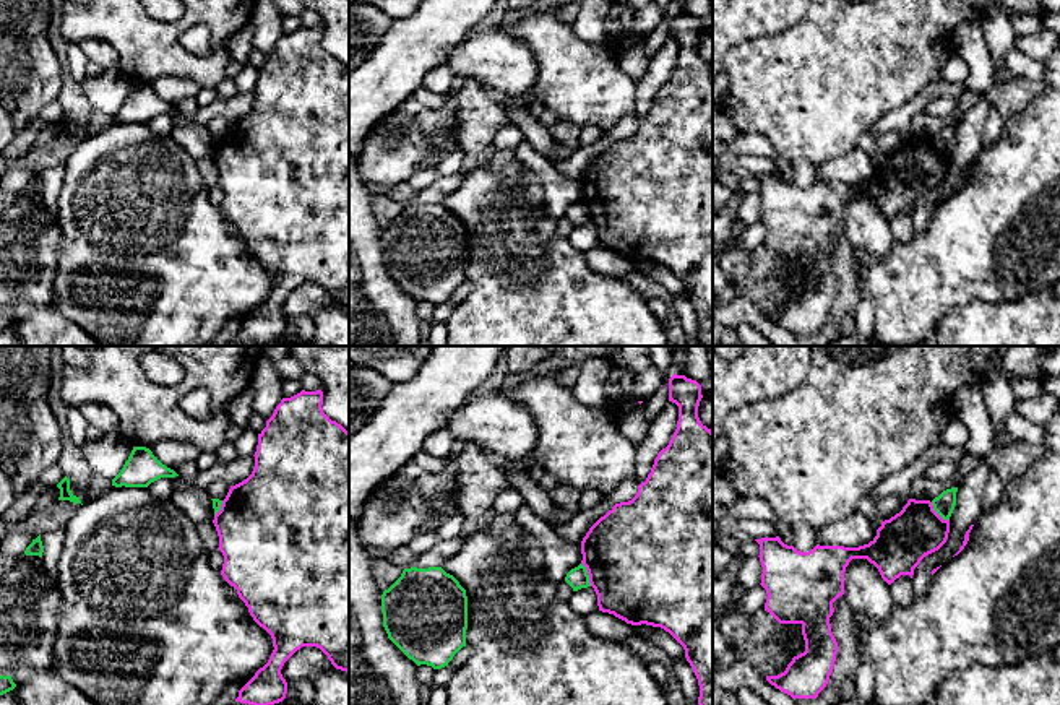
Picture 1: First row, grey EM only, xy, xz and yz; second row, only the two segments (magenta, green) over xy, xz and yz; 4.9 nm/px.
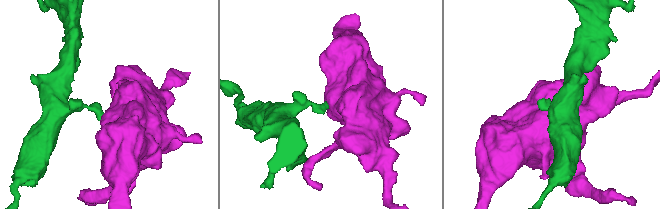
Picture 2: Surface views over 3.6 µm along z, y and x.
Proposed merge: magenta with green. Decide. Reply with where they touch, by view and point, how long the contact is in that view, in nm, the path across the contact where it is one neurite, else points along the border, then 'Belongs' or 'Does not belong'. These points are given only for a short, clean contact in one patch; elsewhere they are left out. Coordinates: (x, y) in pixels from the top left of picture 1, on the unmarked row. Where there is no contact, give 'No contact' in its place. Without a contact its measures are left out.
Touches magenta at xz (588, 210). Shared border 130 nm. Boundary: xz (581, 198), (591, 221). Does not belong

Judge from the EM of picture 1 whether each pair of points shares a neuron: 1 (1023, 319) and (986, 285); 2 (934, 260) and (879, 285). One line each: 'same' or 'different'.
1: different
2: same

